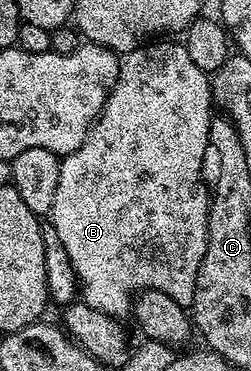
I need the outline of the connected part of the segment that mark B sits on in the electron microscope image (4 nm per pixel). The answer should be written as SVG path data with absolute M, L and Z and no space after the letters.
M149 41L123 55L117 65L117 80L109 90L103 109L97 114L93 128L87 133L83 145L61 159L59 169L59 186L55 189L55 201L51 212L51 222L55 225L55 233L67 249L67 257L77 274L80 298L93 311L102 311L108 315L125 317L130 314L131 304L135 296L143 291L167 293L182 305L193 301L197 289L197 275L200 273L200 262L204 259L204 251L208 243L208 211L210 204L210 188L207 186L201 166L204 165L204 150L207 147L208 127L211 118L209 106L215 100L211 90L210 76L187 53L184 42L161 43L165 41Z

